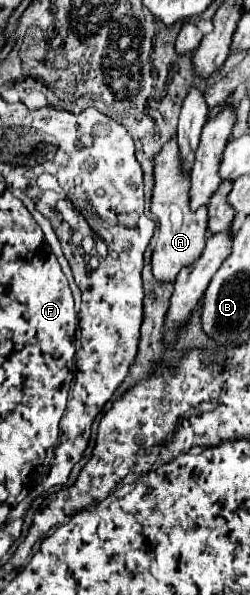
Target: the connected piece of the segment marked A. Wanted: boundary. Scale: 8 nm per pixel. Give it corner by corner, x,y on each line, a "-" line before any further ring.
174,137
160,149
154,157
154,193
152,193
152,213
158,221
158,241
152,253
152,271
158,281
174,281
178,271
190,263
194,263
206,243
206,225
208,213
206,207
198,211
190,211
188,205
188,189
190,177
182,177
178,169
178,145
174,145

